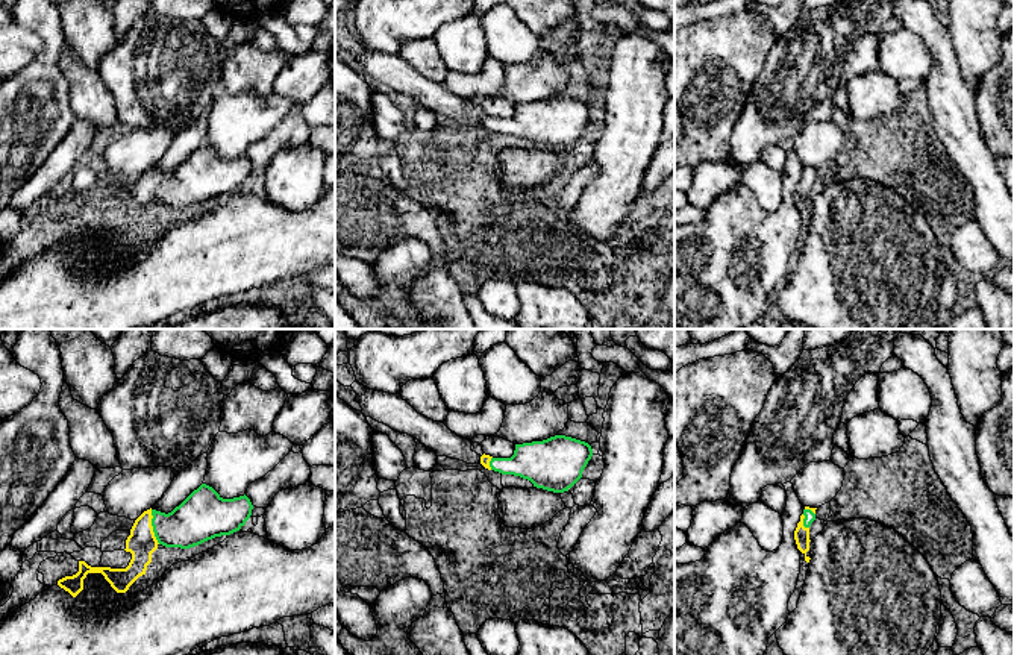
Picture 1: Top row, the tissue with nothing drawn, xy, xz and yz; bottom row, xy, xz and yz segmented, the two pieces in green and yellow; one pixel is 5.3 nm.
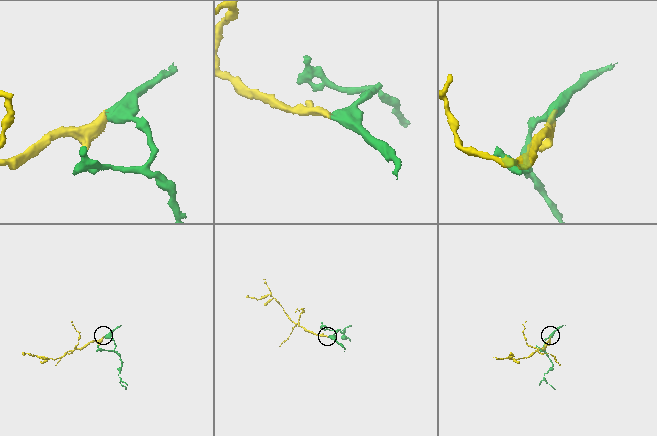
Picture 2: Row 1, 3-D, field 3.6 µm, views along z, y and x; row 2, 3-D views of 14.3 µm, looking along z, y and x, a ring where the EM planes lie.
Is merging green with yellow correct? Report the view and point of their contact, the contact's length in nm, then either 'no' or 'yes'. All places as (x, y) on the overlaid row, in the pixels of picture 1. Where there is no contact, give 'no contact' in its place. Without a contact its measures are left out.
xy (152, 525) | 190 nm | yes

